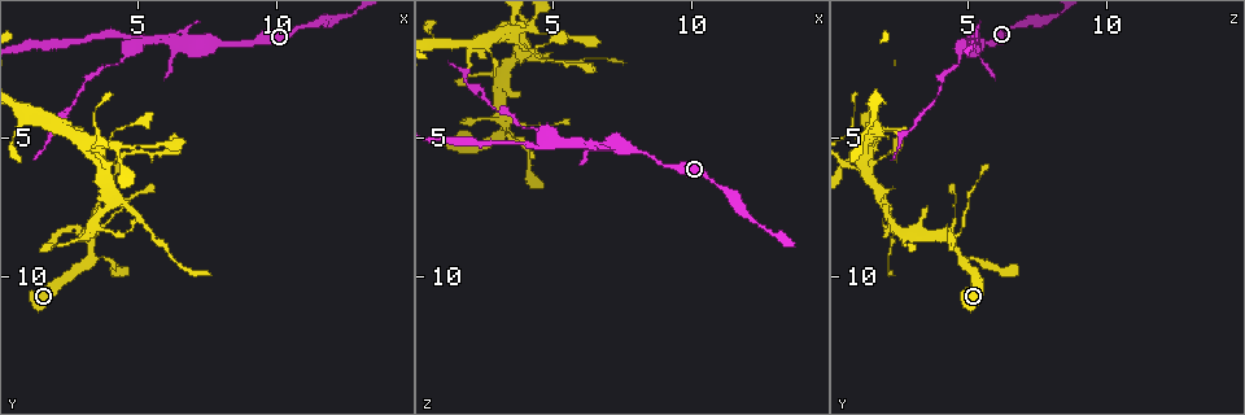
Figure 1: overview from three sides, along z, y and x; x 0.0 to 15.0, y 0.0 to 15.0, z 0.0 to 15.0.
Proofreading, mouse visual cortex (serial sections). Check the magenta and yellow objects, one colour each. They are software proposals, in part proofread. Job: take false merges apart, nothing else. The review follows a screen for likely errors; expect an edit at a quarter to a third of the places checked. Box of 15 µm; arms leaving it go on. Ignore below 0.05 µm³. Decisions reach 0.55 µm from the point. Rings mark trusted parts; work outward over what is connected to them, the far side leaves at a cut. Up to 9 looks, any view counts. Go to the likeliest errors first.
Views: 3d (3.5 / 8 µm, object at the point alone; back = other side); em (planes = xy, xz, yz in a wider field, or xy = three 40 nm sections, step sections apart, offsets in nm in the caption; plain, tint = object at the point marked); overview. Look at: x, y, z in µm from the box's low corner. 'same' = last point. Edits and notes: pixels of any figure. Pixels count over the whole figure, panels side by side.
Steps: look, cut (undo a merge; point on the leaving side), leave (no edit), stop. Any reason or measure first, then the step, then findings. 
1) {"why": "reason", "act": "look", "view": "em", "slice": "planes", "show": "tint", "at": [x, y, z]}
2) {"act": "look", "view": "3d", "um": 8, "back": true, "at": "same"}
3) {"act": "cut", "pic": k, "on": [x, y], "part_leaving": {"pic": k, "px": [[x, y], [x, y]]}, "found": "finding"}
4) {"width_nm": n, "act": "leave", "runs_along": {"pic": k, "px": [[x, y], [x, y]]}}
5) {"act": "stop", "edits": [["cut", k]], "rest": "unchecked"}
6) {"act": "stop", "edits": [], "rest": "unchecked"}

{"why": "four or more arms meet", "act": "look", "view": "3d", "um": 3.5, "at": [3.2, 8.7, 4.2]}

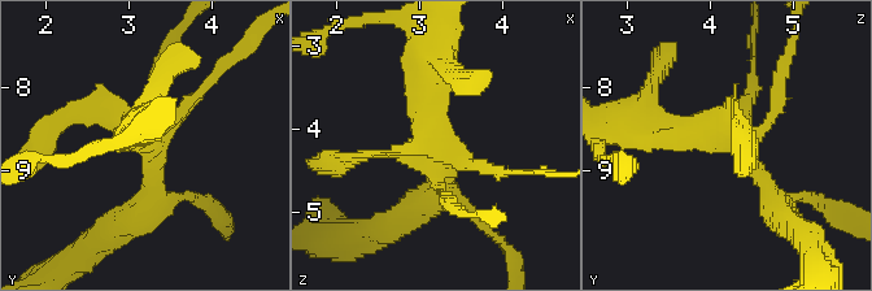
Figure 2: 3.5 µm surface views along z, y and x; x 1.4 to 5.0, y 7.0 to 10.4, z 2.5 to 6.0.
{"why": "need the tissue", "act": "look", "view": "em", "slice": "xy", "step": 2, "show": "tint", "at": [3.25, 8.55, 4.25]}

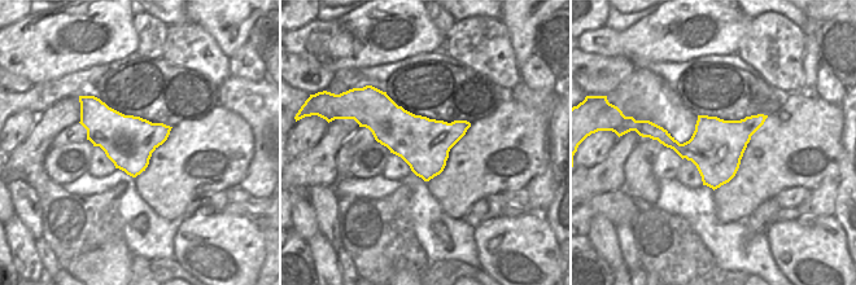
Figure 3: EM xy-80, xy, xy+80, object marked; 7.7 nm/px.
{"act": "leave", "runs_along": {"pic": 2, "px": [[777, 205], [728, 130], [652, 122]]}, "found": "one cell here"}

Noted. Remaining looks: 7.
{"why": "arms part here", "act": "look", "view": "3d", "um": 3.5, "at": [3.9, 7.3, 2.0]}

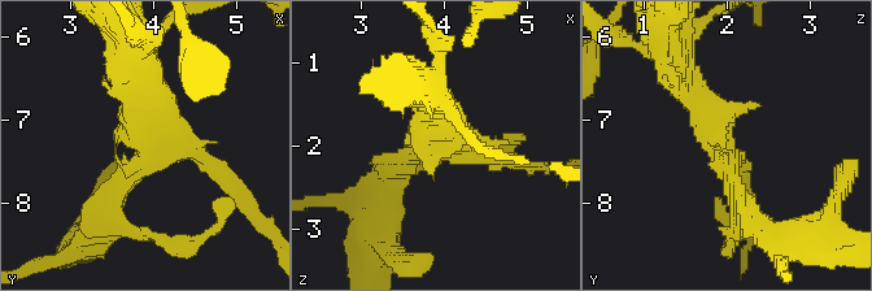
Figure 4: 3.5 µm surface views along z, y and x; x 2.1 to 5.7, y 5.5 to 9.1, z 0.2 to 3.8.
{"arms": 3, "arm_widths_nm": [200, 300, 400], "why": "need the tissue", "act": "look", "view": "em", "slice": "xy", "step": 3, "show": "tint", "at": [4.00, 7.40, 1.95]}

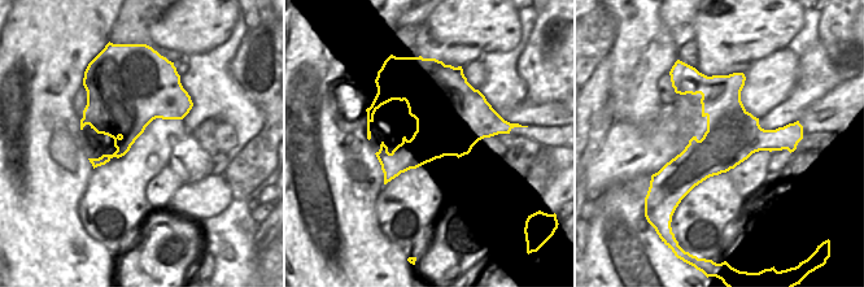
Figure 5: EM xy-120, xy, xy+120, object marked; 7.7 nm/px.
{"why": "cut it another way", "act": "look", "view": "em", "slice": "xy", "step": 2, "show": "tint", "at": "same"}

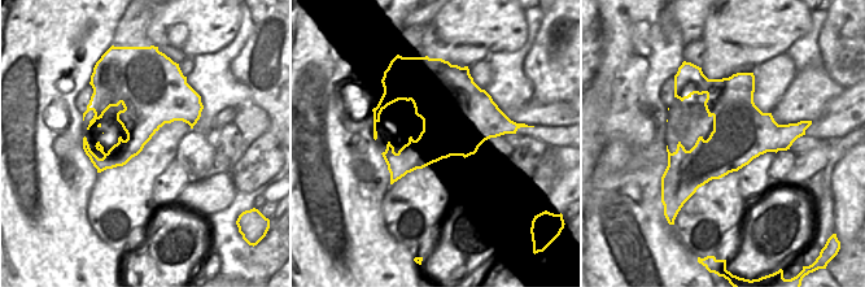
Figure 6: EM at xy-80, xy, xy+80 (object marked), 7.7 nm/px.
{"act": "cut", "pic": 4, "on": [236, 192], "part_leaving": {"pic": 4, "px": [[205, 159], [270, 222]]}, "found": "two cells meet here"}

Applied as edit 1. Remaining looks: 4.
{"why": "see it whole again", "act": "look", "view": "overview"}

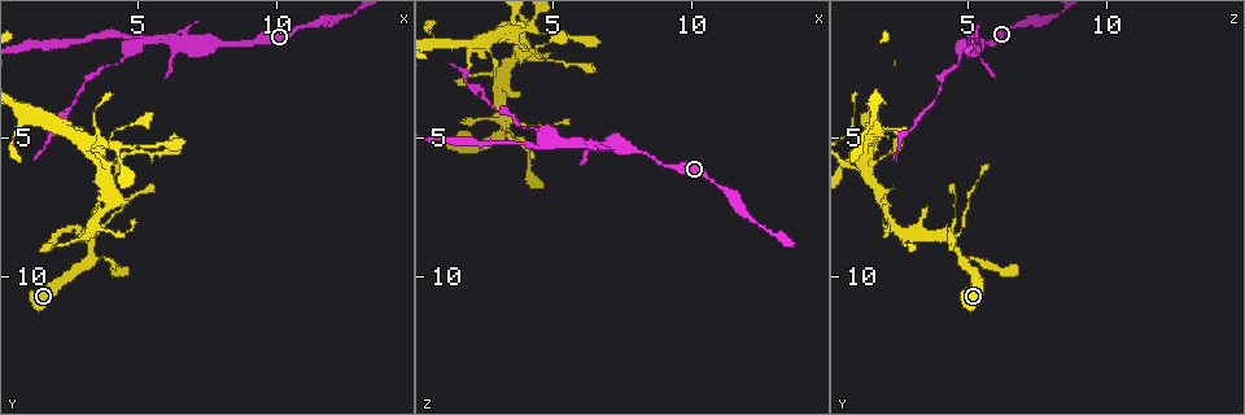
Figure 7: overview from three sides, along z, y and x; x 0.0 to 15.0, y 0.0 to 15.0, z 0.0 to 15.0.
{"why": "looks like a crossing", "act": "look", "view": "3d", "um": 3.5, "back": true, "at": [3.5, 5.2, 1.0]}

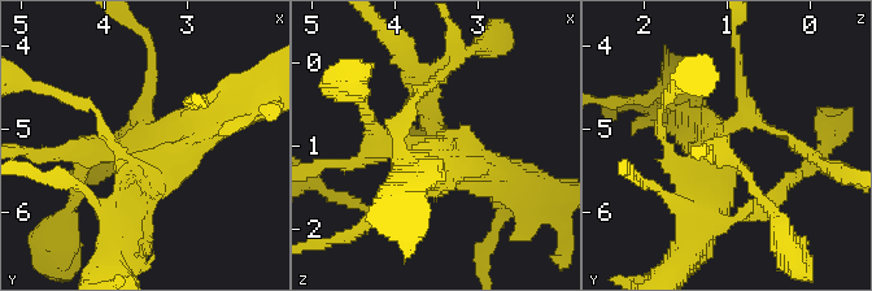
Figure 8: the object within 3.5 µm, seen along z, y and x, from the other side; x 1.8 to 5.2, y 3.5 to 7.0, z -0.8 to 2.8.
{"why": "now the EM", "act": "look", "view": "em", "slice": "planes", "show": "tint", "at": "same"}

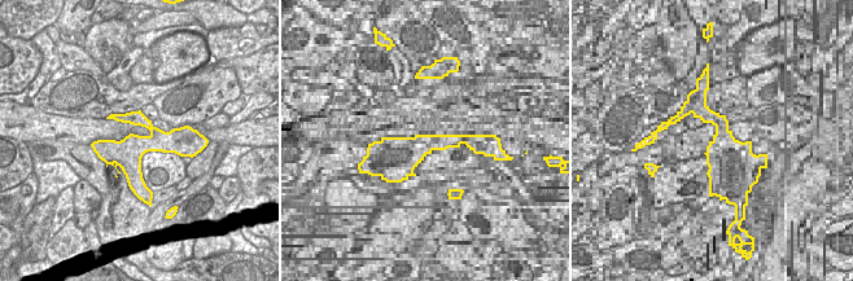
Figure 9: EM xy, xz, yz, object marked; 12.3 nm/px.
{"act": "leave", "runs_along": {"pic": 9, "px": [[176, 134], [132, 148], [95, 145]]}, "found": "all the same cell"}

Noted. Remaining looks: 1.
{"act": "stop", "edits": [["cut", 4]], "rest": "unchecked"}

